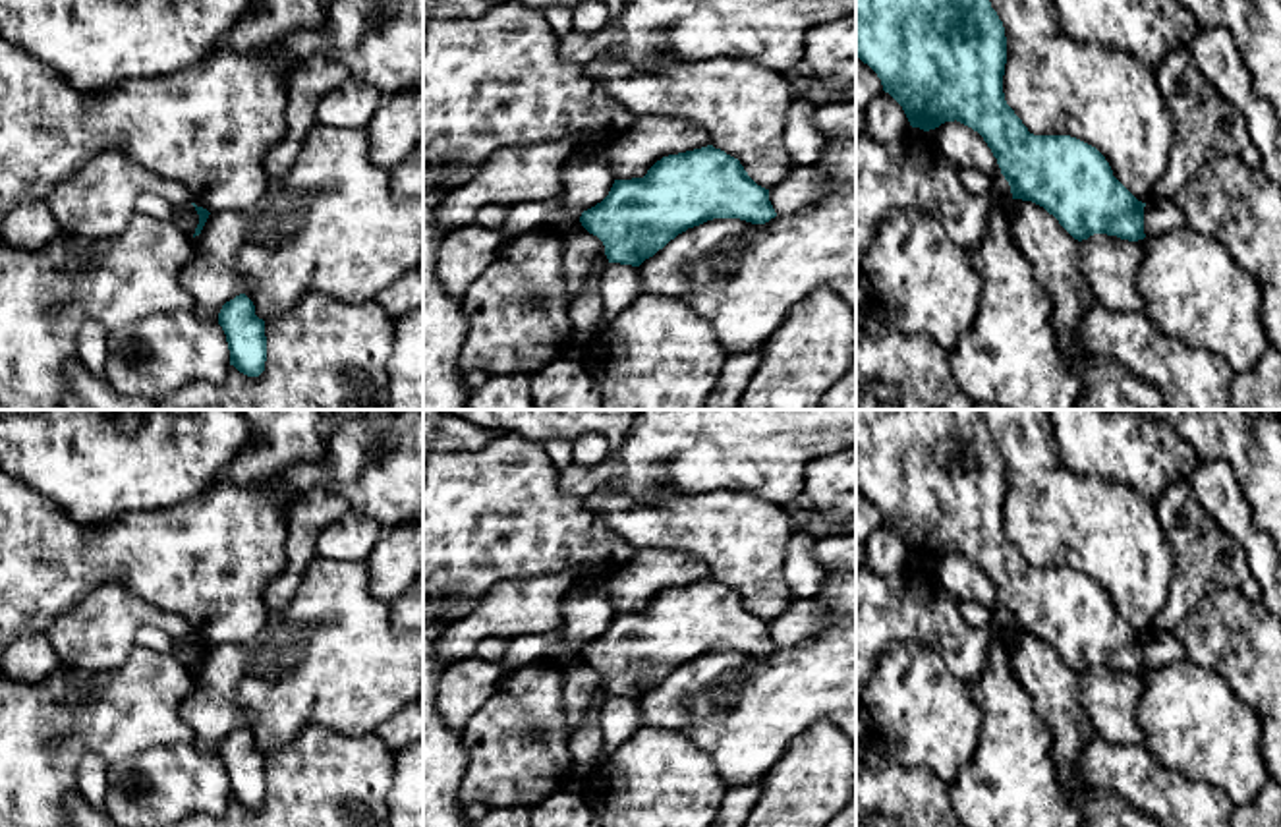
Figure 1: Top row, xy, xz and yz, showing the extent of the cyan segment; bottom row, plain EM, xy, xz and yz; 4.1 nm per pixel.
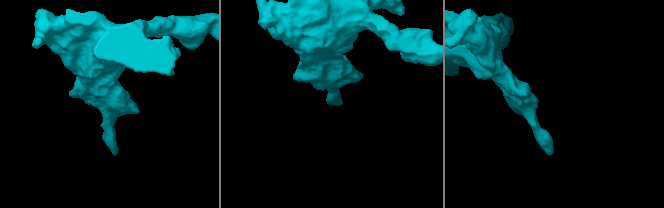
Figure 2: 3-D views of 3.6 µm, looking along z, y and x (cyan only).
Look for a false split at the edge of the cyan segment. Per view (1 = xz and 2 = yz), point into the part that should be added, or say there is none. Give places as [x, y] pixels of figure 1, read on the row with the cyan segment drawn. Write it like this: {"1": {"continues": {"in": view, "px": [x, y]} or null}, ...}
{"1": {"continues": null}, "2": {"continues": null}}

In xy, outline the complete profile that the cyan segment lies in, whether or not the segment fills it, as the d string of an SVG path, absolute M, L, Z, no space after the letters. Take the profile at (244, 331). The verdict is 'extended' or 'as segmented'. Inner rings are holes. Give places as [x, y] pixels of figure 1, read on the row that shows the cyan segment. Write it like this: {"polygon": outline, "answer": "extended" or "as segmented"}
{"polygon": "M240 294L218 313L230 350L230 365L247 377L259 377L267 361L265 321L255 315L253 301Z", "answer": "as segmented"}

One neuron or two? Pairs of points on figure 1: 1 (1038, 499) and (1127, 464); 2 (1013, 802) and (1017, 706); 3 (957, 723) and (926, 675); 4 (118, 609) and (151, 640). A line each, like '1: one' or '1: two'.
1: two
2: one
3: one
4: two

